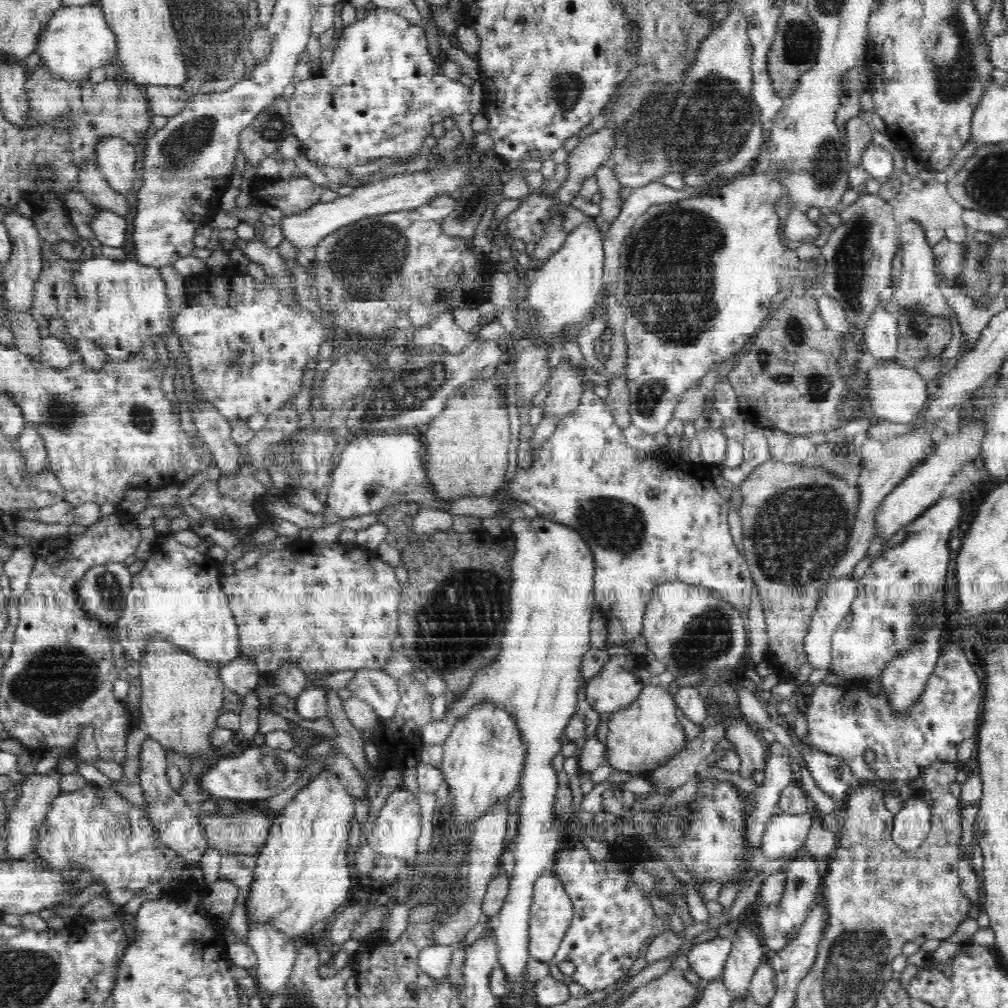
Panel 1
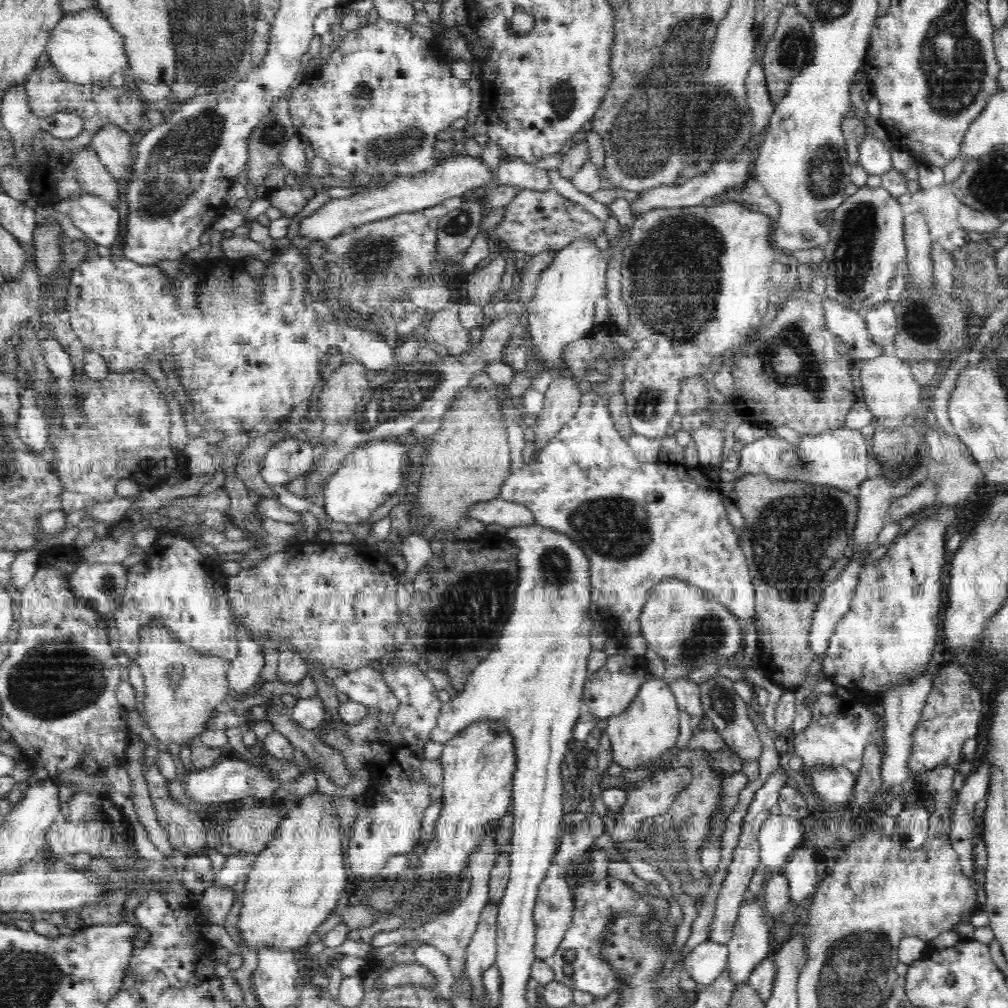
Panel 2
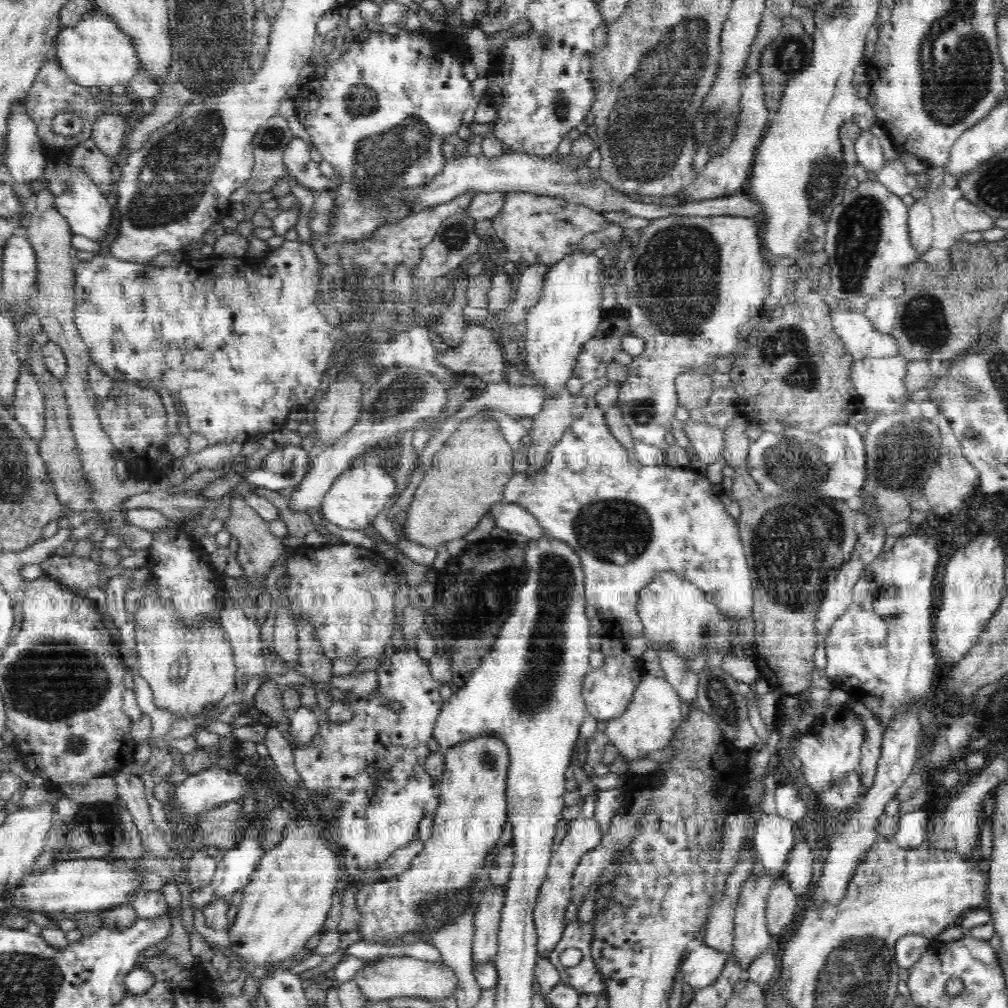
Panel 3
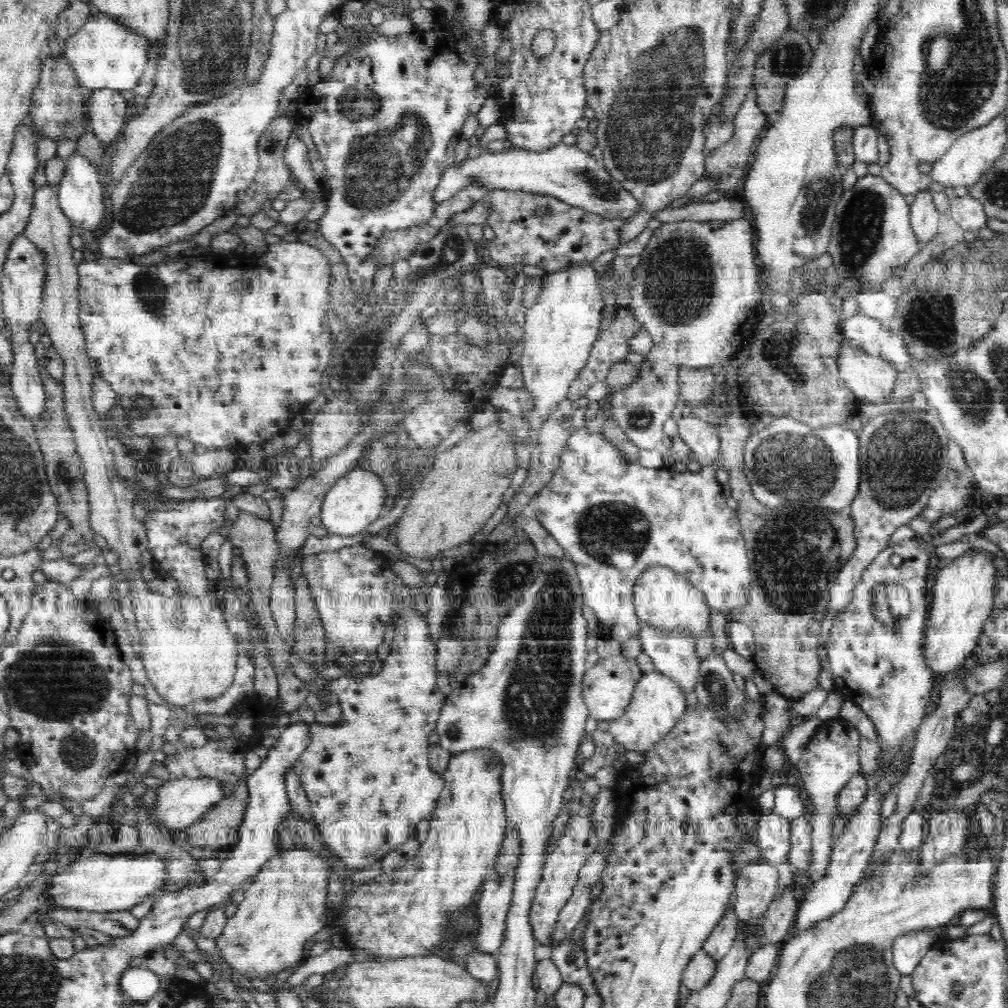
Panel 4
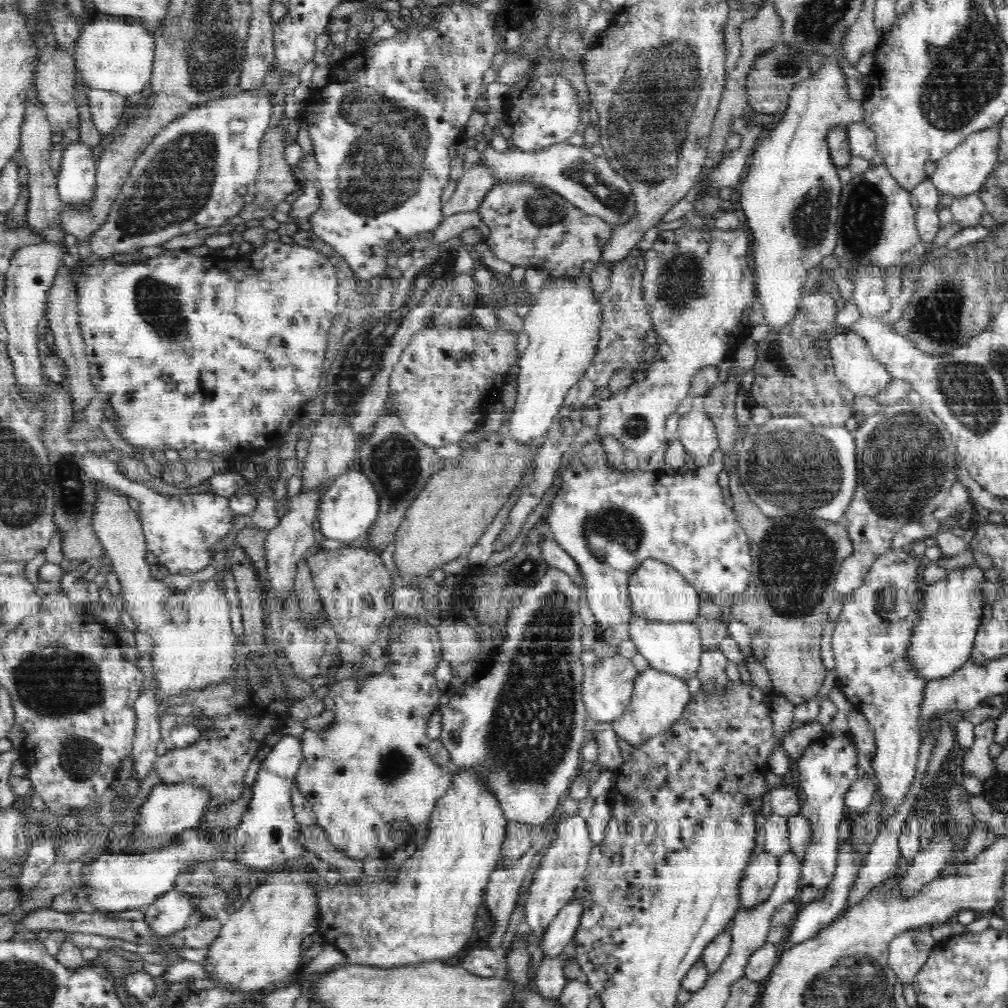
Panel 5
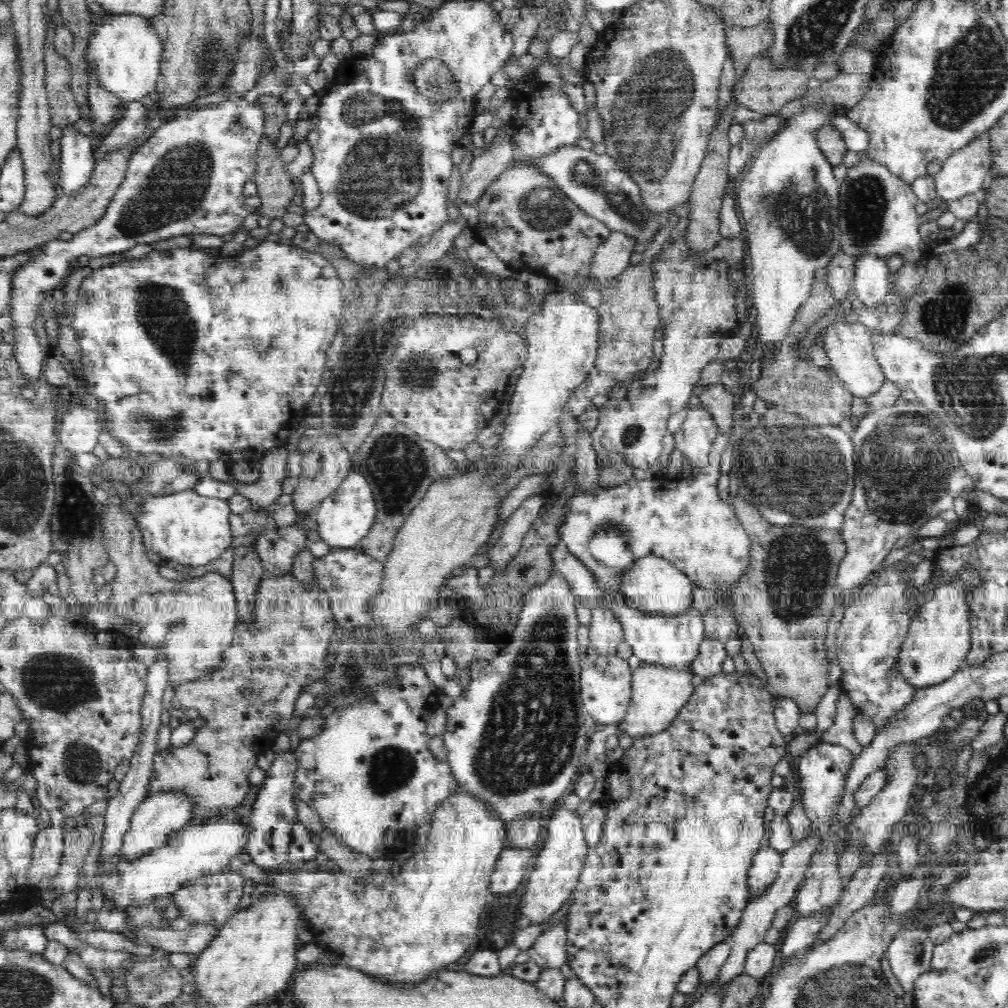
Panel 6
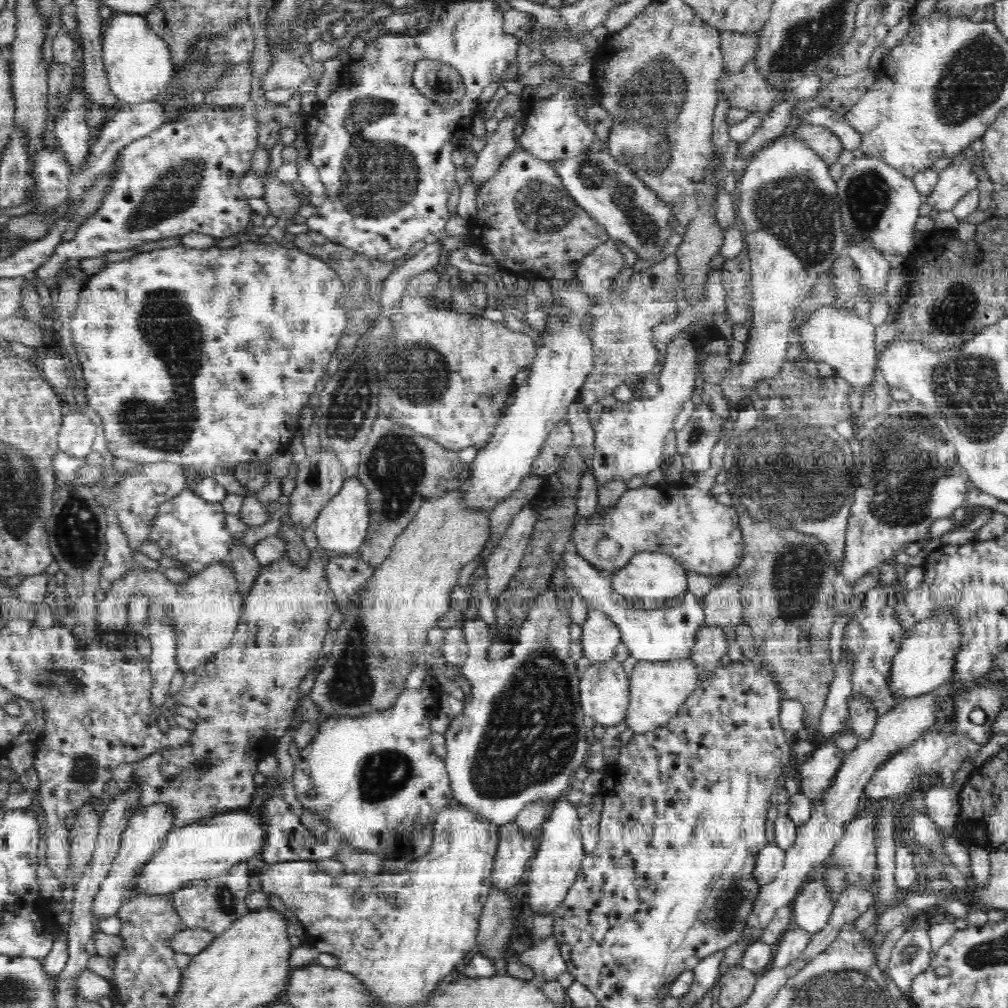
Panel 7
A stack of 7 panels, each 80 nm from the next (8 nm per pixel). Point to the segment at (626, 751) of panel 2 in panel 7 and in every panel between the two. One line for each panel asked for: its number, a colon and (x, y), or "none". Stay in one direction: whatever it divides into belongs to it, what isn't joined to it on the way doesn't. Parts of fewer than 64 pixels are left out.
3: (650, 722)
4: (657, 704)
5: (658, 700)
6: (658, 693)
7: (658, 689)

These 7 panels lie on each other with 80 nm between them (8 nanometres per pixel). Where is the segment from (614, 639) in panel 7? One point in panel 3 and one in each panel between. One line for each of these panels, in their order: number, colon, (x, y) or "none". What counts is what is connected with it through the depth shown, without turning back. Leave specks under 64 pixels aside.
3: (629, 523)
4: (615, 519)
5: (609, 520)
6: (685, 522)

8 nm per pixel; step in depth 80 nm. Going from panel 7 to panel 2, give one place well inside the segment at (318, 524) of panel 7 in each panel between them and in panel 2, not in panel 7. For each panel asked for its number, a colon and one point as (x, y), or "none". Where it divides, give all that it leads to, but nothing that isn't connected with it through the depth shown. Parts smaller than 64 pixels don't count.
2: (371, 473)
3: (350, 504)
4: (356, 500)
5: (348, 508)
6: (343, 519)

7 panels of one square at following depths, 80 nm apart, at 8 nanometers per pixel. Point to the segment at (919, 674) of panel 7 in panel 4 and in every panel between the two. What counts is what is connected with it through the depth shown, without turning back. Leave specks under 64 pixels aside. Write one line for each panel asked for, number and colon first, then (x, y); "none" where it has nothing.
4: (962, 594)
5: (945, 636)
6: (938, 640)

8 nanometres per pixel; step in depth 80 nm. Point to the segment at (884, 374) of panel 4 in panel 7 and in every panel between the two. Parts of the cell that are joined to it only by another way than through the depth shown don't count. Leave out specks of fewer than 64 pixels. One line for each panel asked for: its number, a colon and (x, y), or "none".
5: (856, 368)
6: (849, 347)
7: (839, 337)

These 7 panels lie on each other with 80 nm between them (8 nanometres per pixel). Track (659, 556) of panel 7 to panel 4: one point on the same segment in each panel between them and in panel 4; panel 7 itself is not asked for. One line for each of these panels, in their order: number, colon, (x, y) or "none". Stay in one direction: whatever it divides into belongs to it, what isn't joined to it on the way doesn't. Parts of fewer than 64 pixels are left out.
4: (662, 598)
5: (658, 592)
6: (653, 585)

